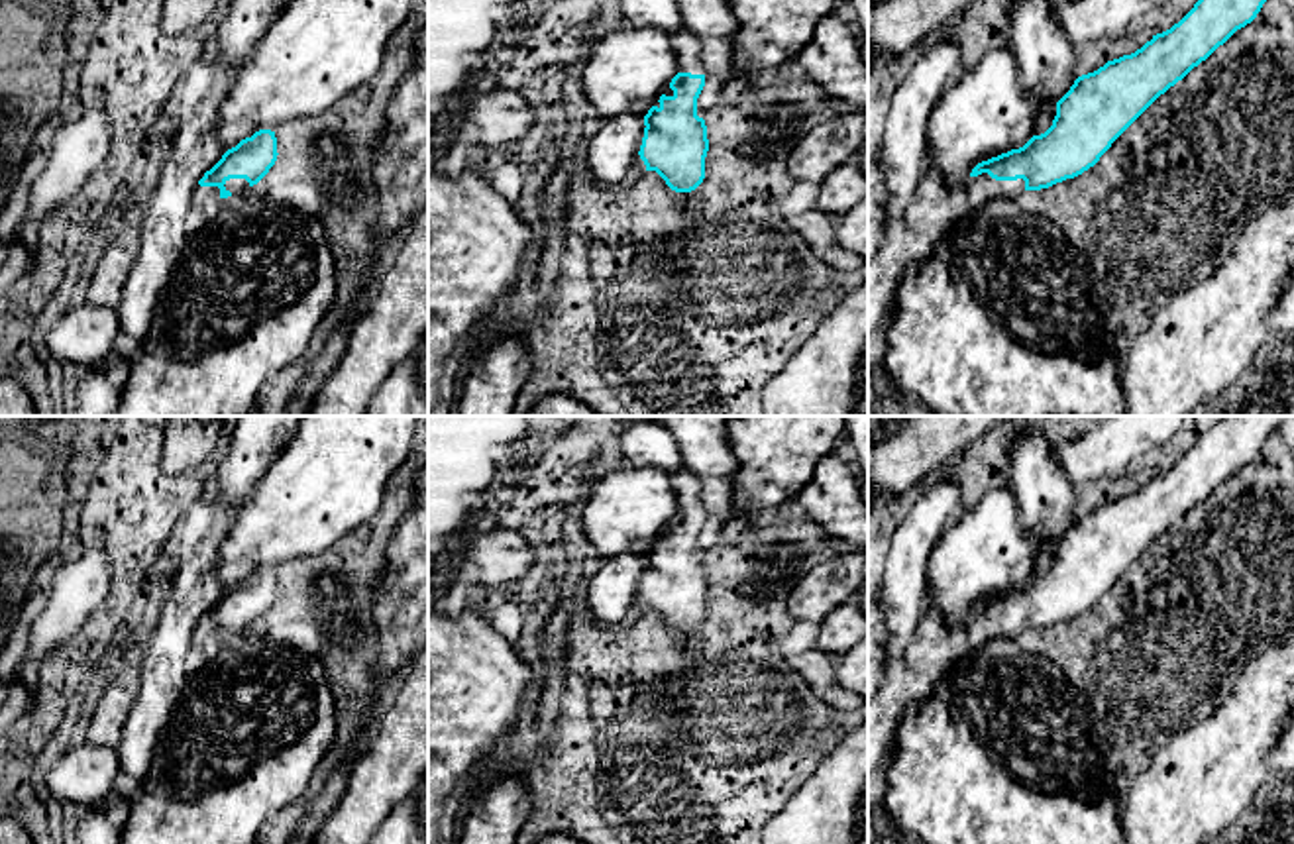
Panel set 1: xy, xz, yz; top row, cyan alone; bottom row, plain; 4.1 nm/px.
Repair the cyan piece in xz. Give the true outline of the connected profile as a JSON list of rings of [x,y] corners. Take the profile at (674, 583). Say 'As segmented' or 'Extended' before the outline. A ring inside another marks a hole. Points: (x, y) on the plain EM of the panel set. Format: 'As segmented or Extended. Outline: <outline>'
Extended. Outline: [[[689,467],[670,473],[677,497],[677,514],[662,532],[660,540],[644,555],[644,577],[640,599],[646,610],[656,610],[675,632],[691,632],[705,618],[705,597],[709,591],[705,559],[697,555],[697,538],[705,526],[705,485]]]

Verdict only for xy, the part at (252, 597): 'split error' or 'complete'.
split error

